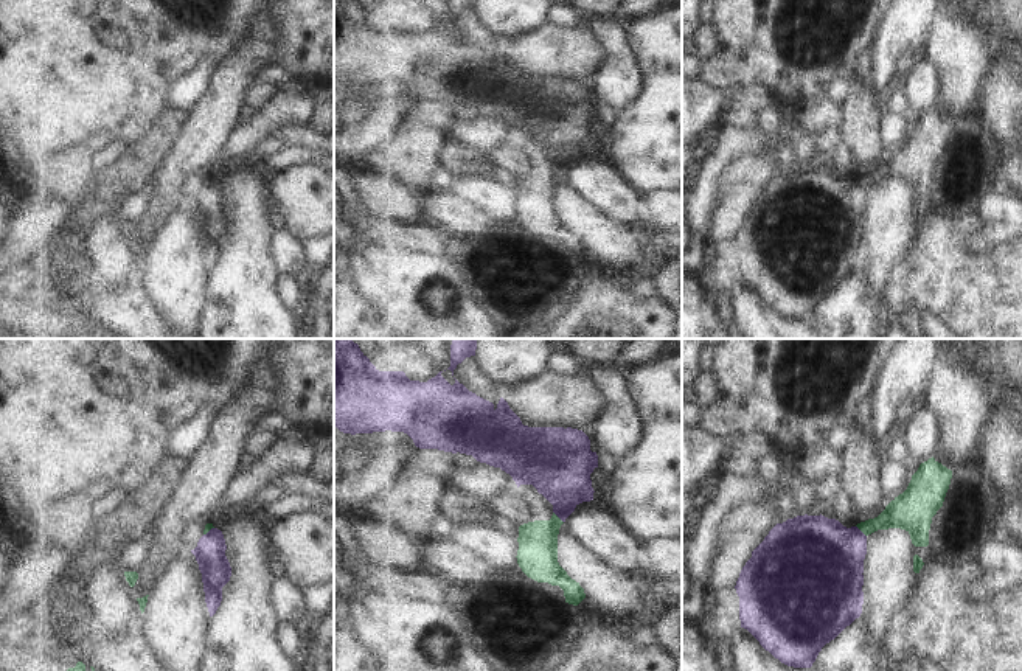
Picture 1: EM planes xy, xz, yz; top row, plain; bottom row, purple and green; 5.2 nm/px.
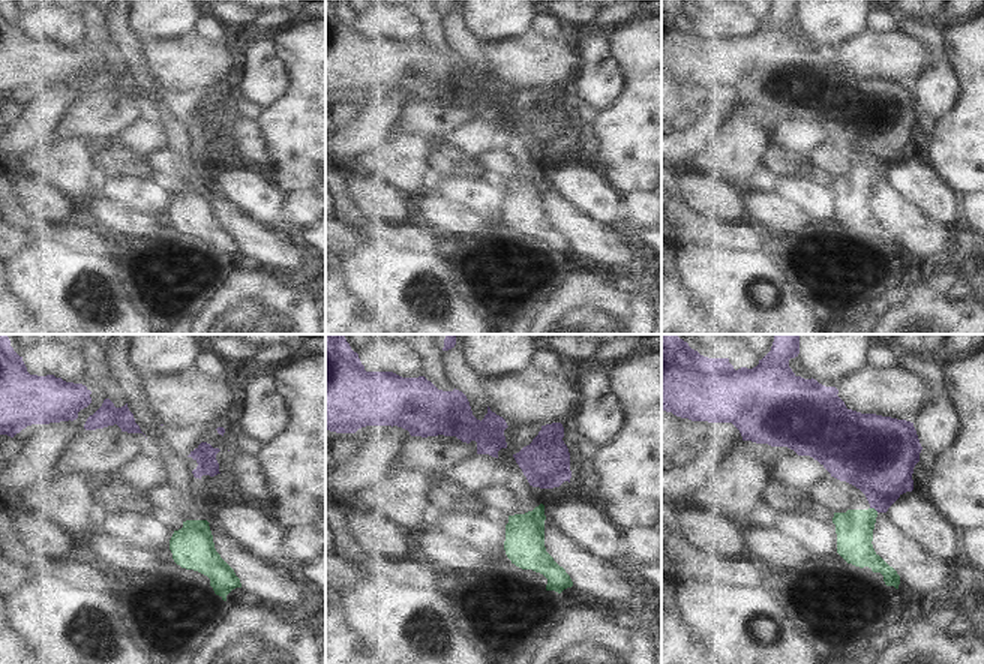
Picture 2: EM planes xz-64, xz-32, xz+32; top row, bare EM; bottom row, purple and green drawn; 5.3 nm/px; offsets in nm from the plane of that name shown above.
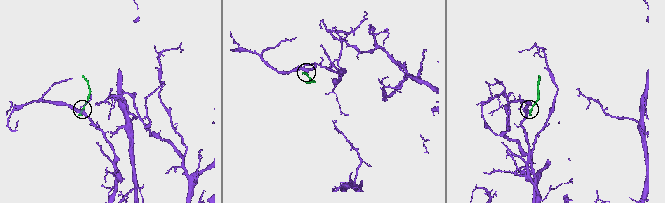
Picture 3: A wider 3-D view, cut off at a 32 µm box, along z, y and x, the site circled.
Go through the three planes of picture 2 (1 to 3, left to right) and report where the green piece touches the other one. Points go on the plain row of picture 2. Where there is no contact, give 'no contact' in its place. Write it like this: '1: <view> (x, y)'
1: no contact
2: no contact
3: xz+32 (875, 173)

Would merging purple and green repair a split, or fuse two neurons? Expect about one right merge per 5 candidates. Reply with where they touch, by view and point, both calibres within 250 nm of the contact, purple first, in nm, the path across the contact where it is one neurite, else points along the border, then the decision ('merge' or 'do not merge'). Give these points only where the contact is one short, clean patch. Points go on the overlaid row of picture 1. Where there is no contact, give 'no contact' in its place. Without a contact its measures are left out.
xz (558, 516) | 320/200 nm | along xz (553, 511), (563, 522) | do not merge

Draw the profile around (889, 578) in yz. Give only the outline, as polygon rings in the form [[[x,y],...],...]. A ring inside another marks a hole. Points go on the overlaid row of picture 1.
[[[901,528],[878,530],[867,536],[859,626],[867,632],[868,648],[874,654],[884,648],[892,617],[916,584],[915,550],[909,531]]]

